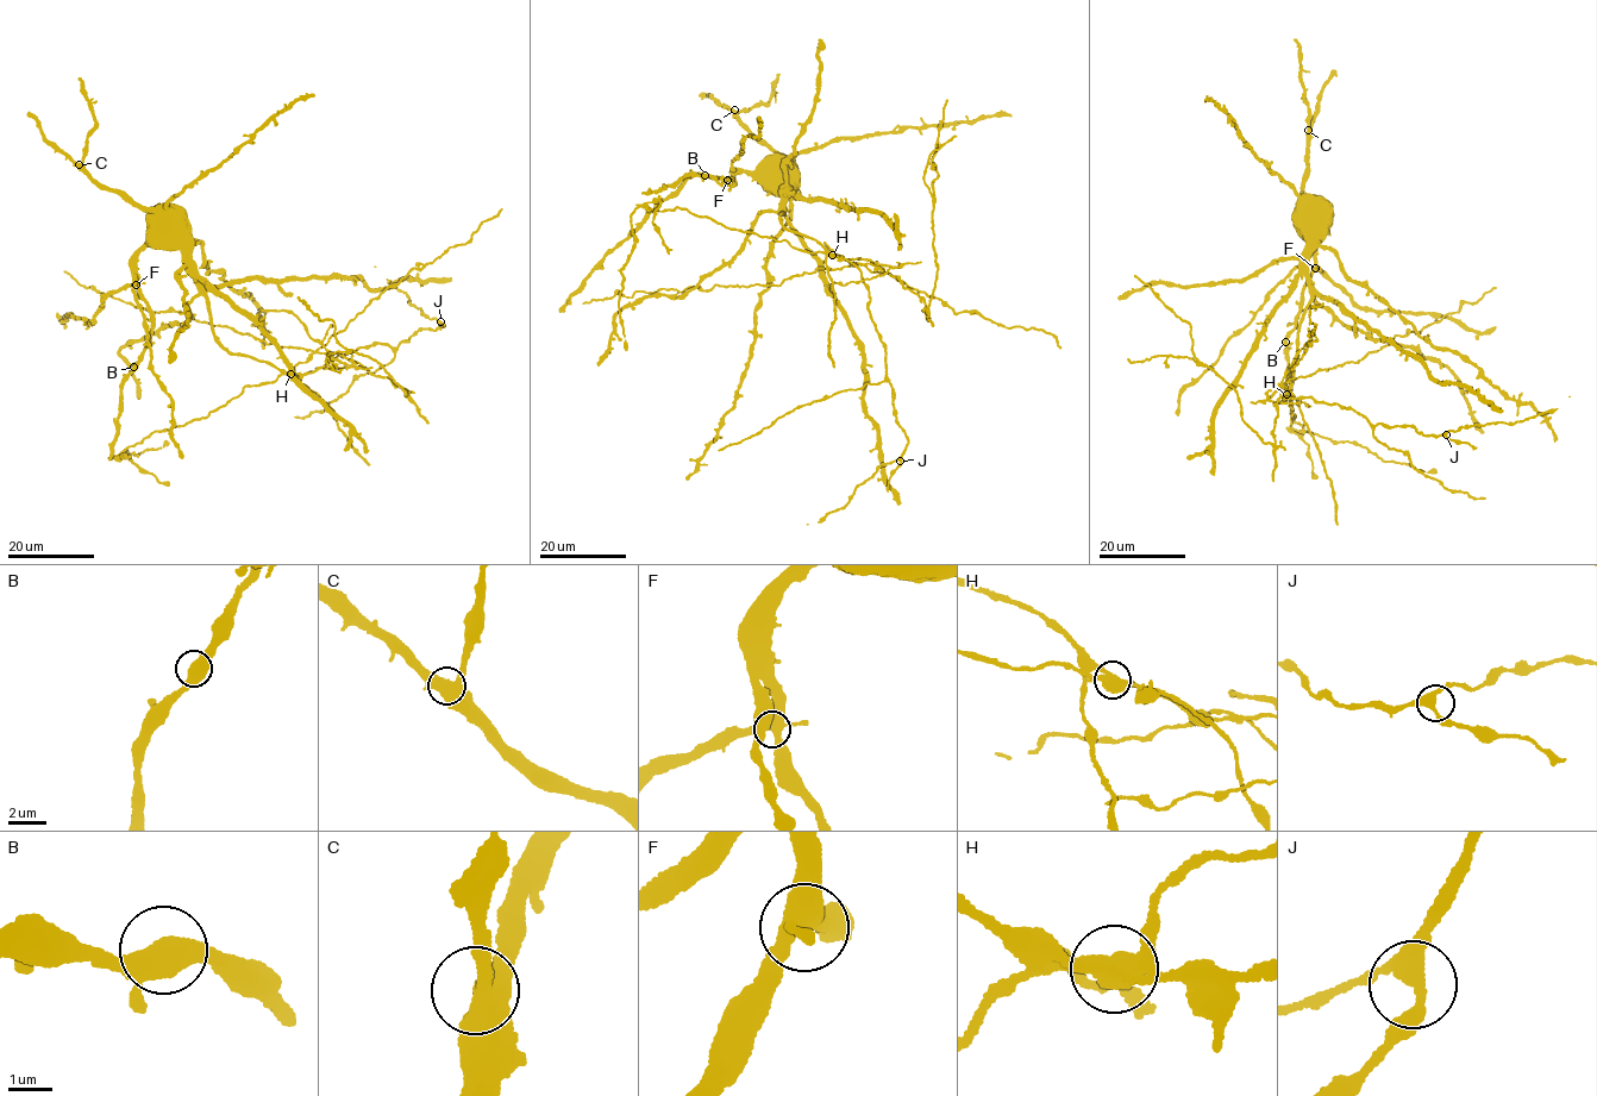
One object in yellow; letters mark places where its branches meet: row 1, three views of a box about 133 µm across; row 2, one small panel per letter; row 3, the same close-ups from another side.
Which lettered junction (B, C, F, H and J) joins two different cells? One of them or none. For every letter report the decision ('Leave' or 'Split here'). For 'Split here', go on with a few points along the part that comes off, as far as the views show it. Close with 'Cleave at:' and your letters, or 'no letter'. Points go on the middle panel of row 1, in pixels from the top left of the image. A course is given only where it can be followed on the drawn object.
B: Leave
C: Leave
F: Leave
H: Split here. Course of the part to remove: (832, 256), (897, 276), (928, 306), (938, 271), (931, 185), (939, 175), (932, 160), (947, 100)
J: Leave
Cleave at: H

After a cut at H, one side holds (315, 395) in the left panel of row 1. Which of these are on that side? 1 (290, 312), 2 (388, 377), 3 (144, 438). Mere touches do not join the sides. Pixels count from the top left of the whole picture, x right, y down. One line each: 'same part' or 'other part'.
1: other part
2: other part
3: other part

